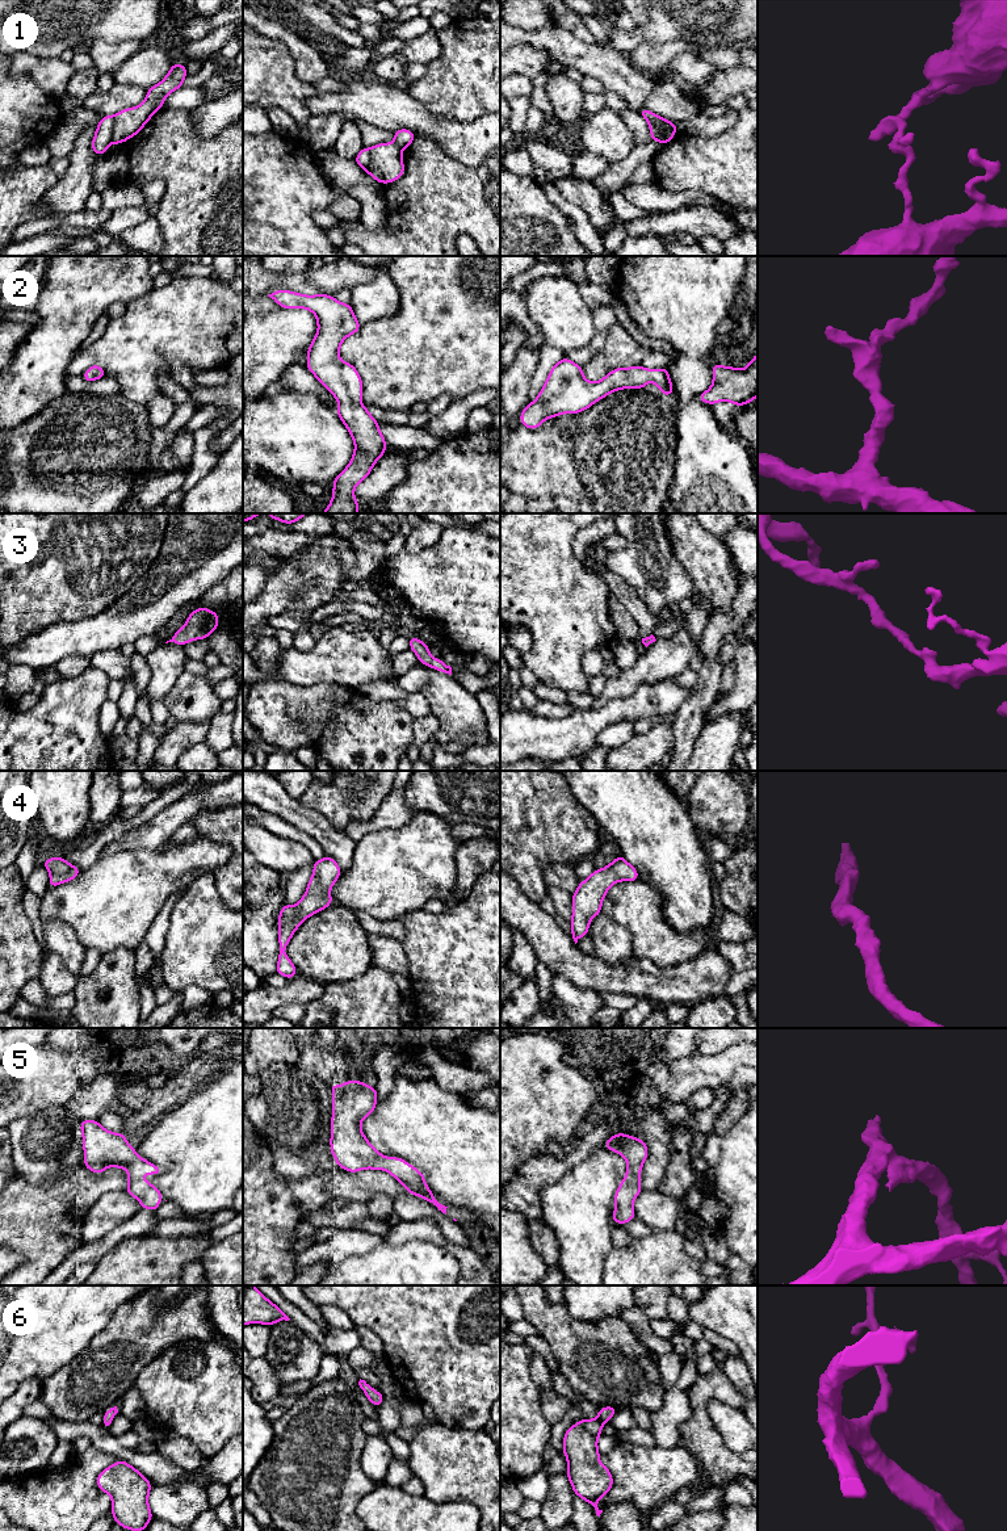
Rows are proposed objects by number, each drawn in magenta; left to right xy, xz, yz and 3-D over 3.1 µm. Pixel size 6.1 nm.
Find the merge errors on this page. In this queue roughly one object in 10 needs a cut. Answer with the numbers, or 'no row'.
1

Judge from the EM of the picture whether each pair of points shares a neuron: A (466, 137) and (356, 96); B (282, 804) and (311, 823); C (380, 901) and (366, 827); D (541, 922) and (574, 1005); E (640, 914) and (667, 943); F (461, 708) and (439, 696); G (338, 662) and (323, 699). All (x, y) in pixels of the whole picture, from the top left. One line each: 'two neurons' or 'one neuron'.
A: one neuron
B: one neuron
C: two neurons
D: two neurons
E: one neuron
F: one neuron
G: two neurons

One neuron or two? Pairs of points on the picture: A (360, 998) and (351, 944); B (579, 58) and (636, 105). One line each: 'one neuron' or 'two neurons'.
A: two neurons
B: one neuron

